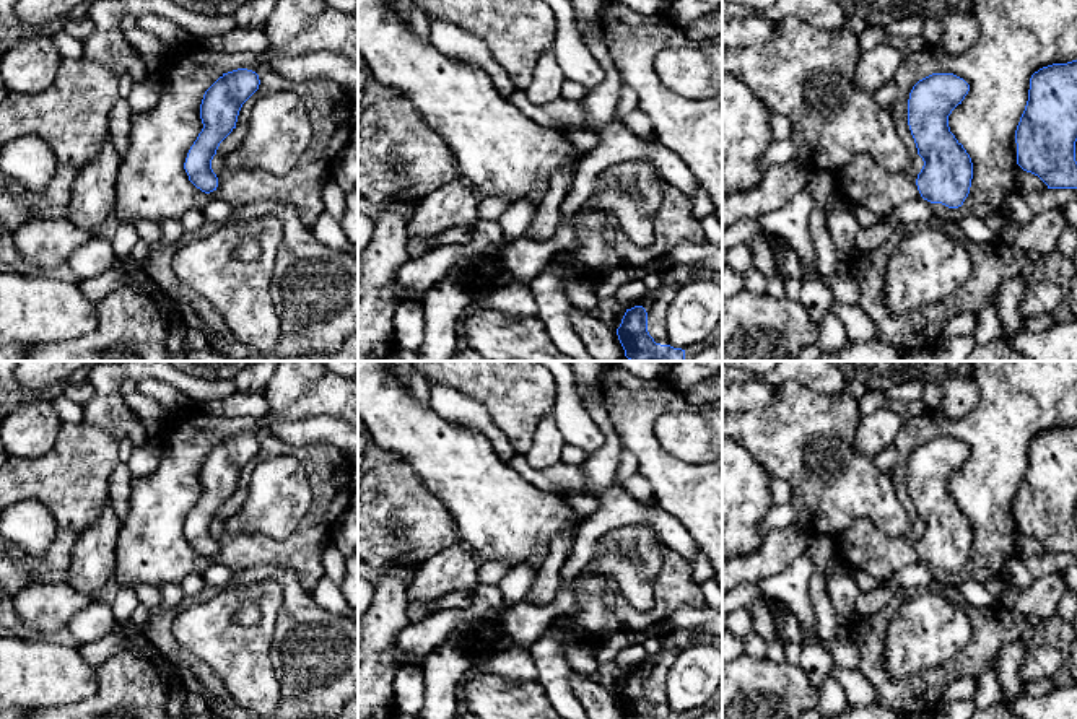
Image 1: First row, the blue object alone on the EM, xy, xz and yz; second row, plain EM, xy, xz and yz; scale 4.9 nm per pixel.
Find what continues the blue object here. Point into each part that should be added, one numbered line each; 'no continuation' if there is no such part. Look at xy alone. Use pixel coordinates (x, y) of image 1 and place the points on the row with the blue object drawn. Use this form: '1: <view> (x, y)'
no continuation

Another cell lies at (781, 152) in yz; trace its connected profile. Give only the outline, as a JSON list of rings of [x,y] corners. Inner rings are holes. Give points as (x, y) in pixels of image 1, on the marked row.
[[[791,138],[773,142],[758,161],[757,168],[765,176],[765,172],[773,166],[791,163],[796,153],[797,150]]]

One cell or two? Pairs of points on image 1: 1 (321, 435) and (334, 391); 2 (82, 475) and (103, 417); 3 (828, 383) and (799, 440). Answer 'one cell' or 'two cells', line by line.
1: two cells
2: two cells
3: two cells

